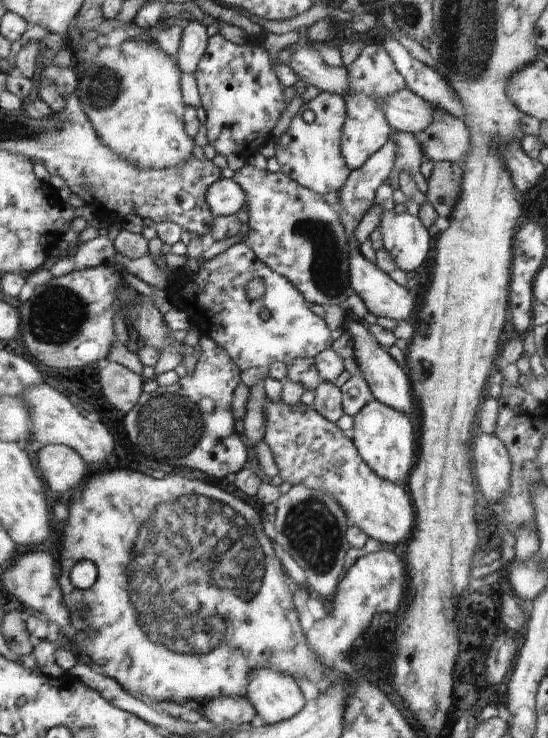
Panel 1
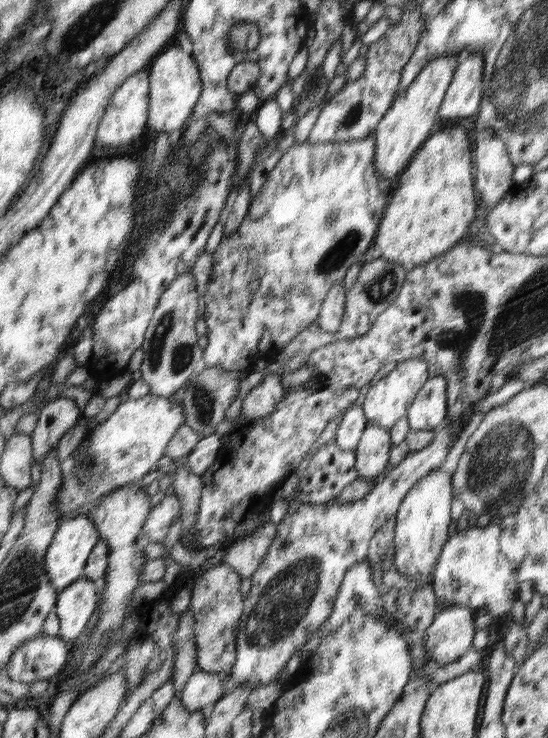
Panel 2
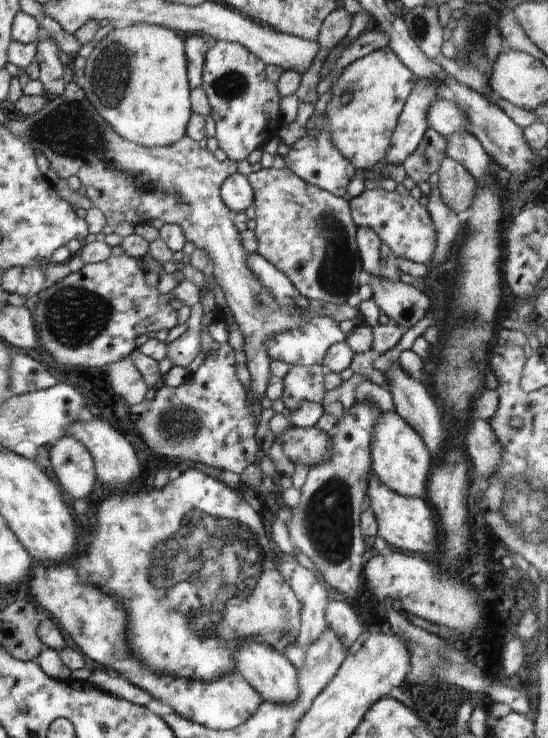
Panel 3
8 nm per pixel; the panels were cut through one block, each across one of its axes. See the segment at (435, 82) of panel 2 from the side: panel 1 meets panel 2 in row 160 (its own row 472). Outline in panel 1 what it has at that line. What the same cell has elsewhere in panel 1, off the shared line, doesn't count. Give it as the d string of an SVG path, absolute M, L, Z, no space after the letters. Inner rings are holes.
M370 399L354 418L353 443L362 460L382 480L389 480L406 486L409 474L414 468L414 428L407 414L390 408L378 400Z

